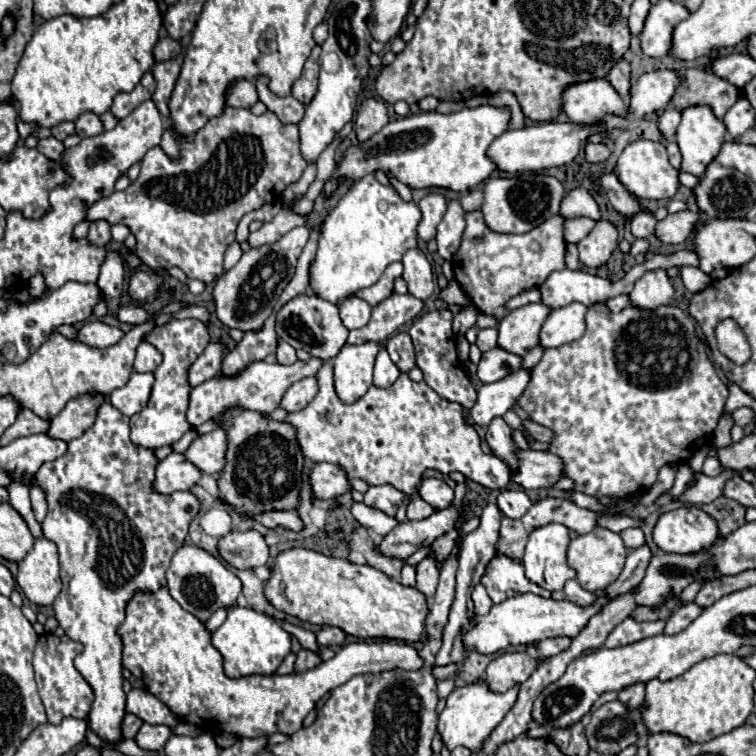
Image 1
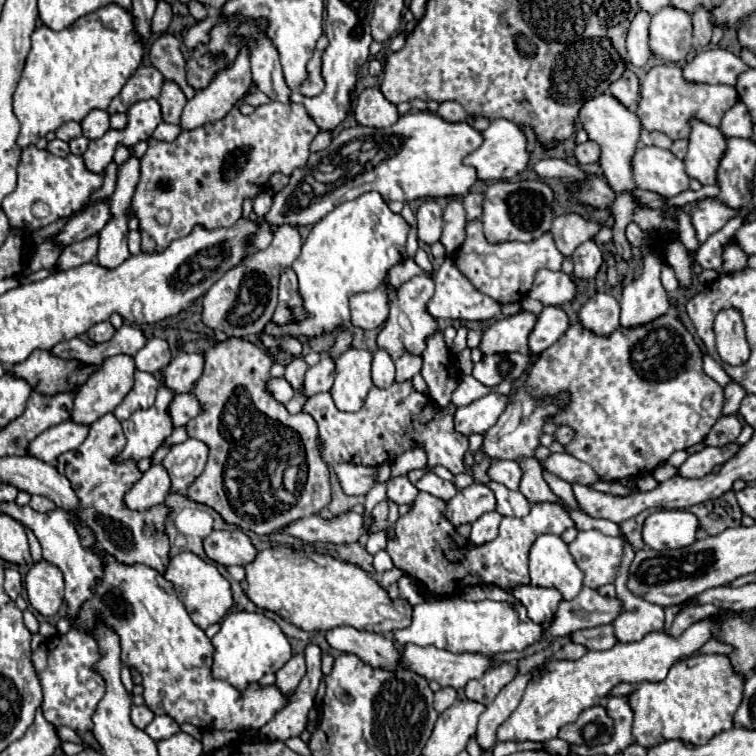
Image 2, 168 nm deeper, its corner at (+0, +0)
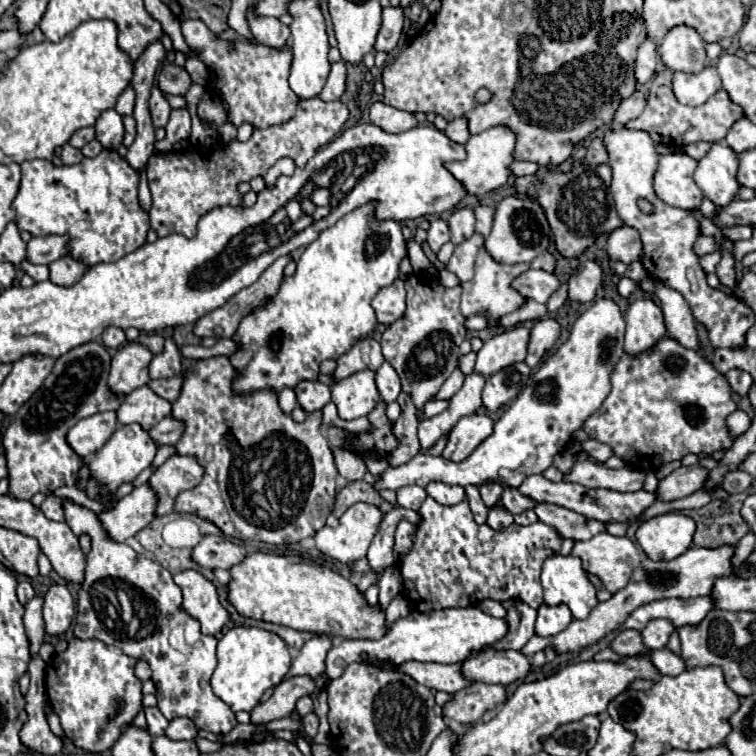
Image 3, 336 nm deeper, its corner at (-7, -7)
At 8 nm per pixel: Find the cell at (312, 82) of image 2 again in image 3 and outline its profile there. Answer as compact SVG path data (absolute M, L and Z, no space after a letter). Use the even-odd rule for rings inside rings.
M342 61L332 63L326 85L324 85L324 89L322 89L322 93L318 97L324 99L324 101L340 99L340 95L344 93L344 83L346 83L346 65Z

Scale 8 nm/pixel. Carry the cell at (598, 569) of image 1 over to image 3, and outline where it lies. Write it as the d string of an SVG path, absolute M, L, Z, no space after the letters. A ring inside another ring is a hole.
M610 533L574 543L572 555L580 557L584 571L596 575L610 593L620 591L640 565L636 543L628 537L614 537Z

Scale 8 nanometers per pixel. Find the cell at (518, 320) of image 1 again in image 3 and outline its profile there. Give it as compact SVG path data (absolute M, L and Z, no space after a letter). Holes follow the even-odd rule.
M514 327L510 331L504 331L500 335L494 335L484 343L484 347L478 351L476 359L476 373L482 373L484 377L526 359L530 329L528 327Z

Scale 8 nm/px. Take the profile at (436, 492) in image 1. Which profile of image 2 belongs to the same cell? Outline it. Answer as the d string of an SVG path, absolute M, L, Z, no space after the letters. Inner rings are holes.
M433 472L423 474L423 478L417 480L415 486L417 486L419 490L423 490L423 492L429 492L431 496L437 496L437 498L445 500L445 502L451 500L451 498L457 494L457 488L455 488L453 482L443 480L443 478L439 478L437 474L433 474Z

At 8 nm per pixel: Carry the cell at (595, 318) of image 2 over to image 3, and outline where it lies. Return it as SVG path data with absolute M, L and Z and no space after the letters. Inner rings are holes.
M598 299L578 317L568 341L560 345L558 351L546 359L546 363L542 363L524 391L496 421L494 433L484 439L484 443L480 443L468 459L452 463L444 457L418 453L400 467L388 465L386 471L372 481L372 487L376 491L396 491L406 485L426 487L430 481L460 487L500 481L508 487L518 487L526 475L546 471L552 465L552 457L570 445L572 433L580 429L582 423L604 403L610 393L610 371L620 361L622 353L624 317L612 299ZM528 459L534 459L534 463L530 463L530 469L524 471Z

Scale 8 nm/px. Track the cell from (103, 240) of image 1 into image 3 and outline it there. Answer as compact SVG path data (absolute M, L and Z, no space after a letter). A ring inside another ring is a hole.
M66 255L54 263L48 265L50 267L50 281L62 287L70 287L74 283L80 281L80 277L86 273L88 265L80 263L80 259L72 259L72 255Z

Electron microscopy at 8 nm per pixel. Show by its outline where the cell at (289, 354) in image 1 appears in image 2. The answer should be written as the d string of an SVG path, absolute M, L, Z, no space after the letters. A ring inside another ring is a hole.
M295 358L293 364L289 364L285 368L285 380L295 388L295 390L303 390L303 376L305 376L307 364L303 358Z

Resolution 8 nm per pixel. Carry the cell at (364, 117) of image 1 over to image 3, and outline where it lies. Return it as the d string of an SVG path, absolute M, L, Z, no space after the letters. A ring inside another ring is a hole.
M382 101L372 103L370 121L376 127L380 127L382 131L388 131L388 133L402 133L402 131L408 131L408 129L416 127L414 113L390 107L390 105L382 103Z

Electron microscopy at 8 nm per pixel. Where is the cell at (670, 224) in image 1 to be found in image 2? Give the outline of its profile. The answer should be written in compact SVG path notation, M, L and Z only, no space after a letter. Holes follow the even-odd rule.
M715 198L699 200L695 204L695 208L691 208L691 212L689 212L691 222L697 230L699 242L705 242L713 232L721 230L725 226L725 222L737 214L739 214L739 210L725 206L723 202L715 200Z

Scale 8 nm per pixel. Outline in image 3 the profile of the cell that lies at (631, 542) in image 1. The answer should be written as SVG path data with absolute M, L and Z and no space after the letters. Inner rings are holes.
M538 503L534 507L538 519L546 525L552 525L564 539L586 541L598 533L606 531L606 525L600 521L588 521L576 511L568 511L566 507L556 507L554 503Z

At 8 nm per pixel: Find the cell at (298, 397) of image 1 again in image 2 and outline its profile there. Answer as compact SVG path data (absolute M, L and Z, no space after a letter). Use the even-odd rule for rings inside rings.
M331 356L321 358L321 362L311 366L305 374L305 386L303 386L305 396L329 392L333 386L333 380L335 380L333 374L335 374L335 360Z

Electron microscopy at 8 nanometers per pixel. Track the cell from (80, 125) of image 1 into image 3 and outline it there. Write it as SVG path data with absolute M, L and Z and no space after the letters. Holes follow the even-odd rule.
M114 109L104 111L94 127L96 127L96 139L104 149L116 149L122 143L124 125L122 125L122 117Z

